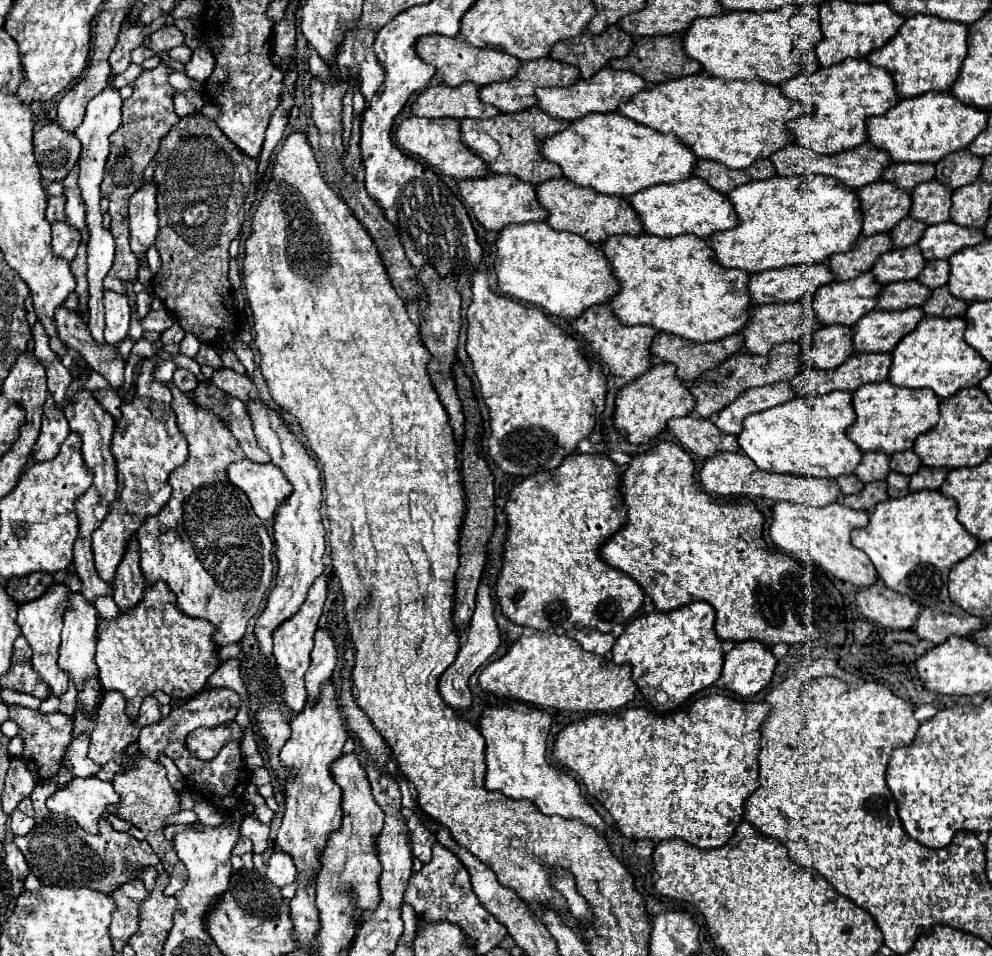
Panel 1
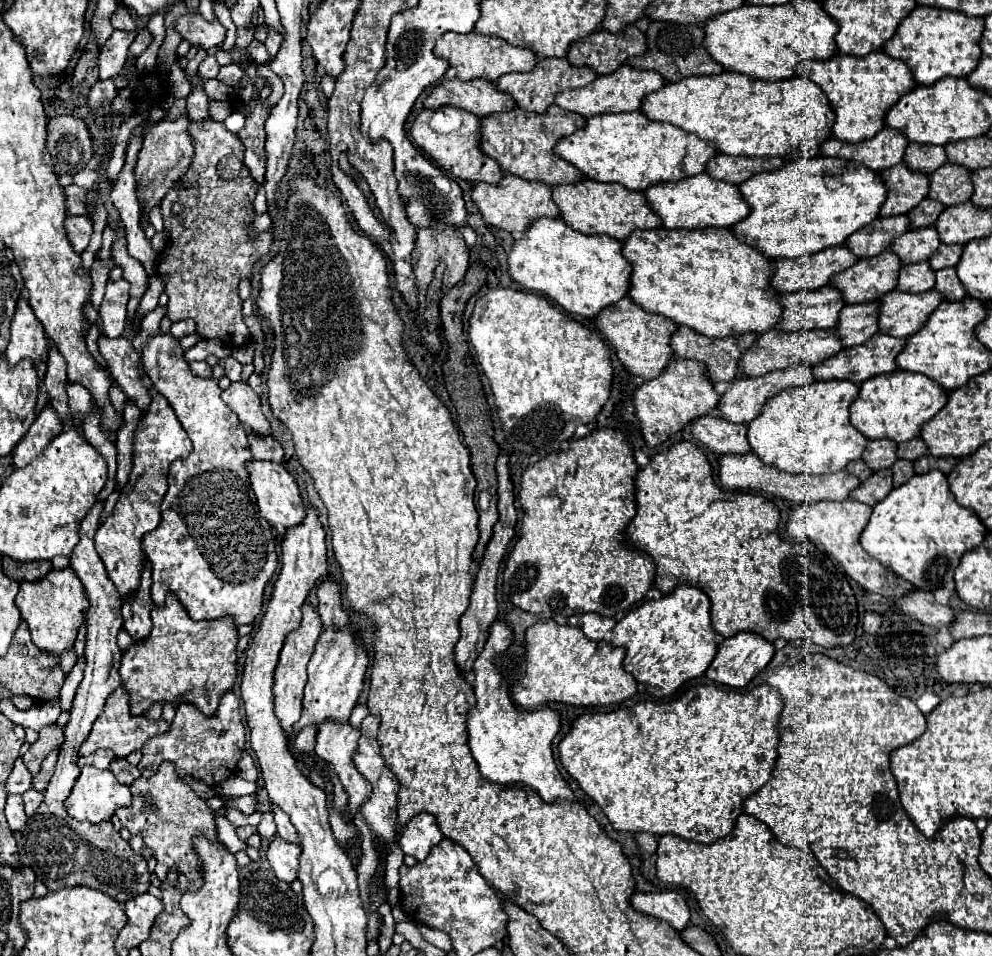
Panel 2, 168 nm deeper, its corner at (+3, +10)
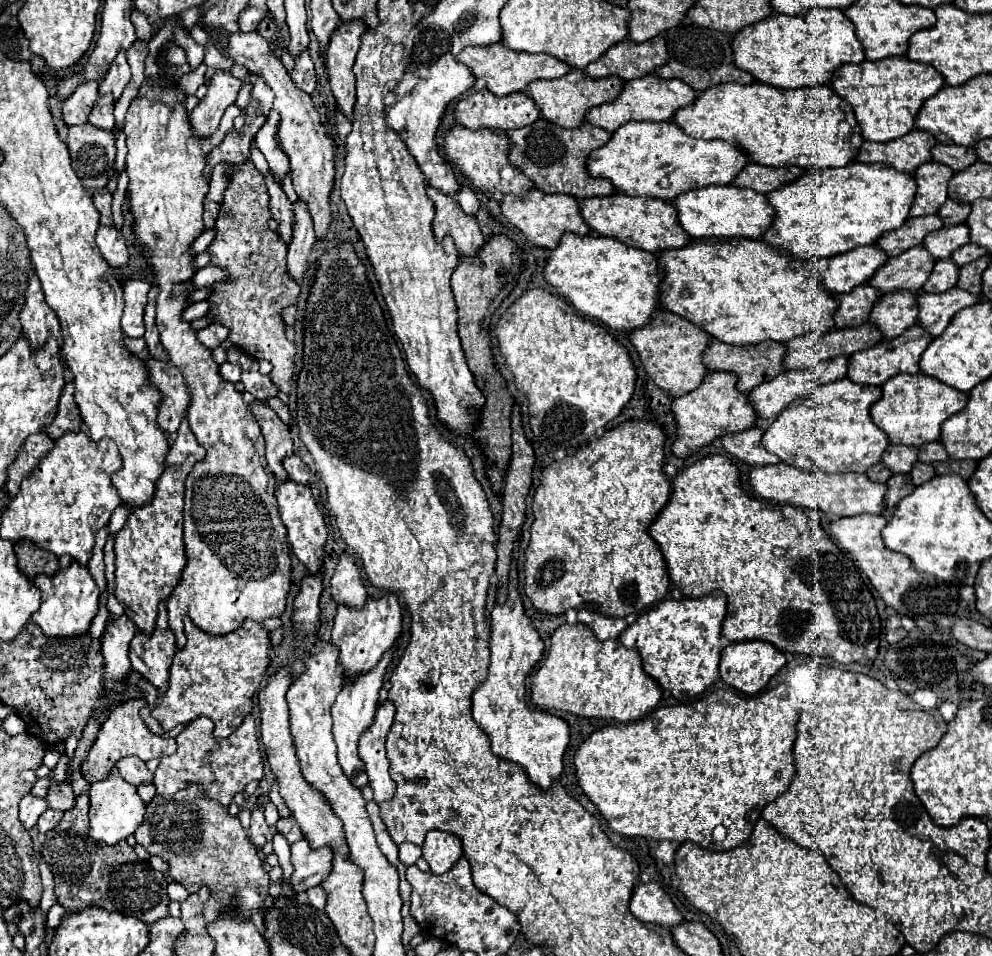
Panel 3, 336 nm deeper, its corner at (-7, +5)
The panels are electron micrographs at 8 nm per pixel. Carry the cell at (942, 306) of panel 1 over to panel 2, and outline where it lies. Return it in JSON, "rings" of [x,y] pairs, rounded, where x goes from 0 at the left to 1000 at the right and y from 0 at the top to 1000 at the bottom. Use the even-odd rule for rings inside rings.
{"rings":[[[962,278],[950,280],[950,282],[944,285],[944,303],[950,305],[952,312],[958,314],[958,316],[974,312],[974,303],[972,303],[970,295],[966,293],[966,287],[964,287]]]}

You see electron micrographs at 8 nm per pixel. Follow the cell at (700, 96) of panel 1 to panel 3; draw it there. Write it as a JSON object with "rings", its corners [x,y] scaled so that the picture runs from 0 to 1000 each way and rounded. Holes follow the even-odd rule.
{"rings":[[[726,87],[702,99],[702,108],[681,116],[677,124],[690,139],[706,145],[730,145],[754,160],[754,166],[772,175],[808,175],[808,177],[831,177],[851,175],[861,168],[863,158],[869,152],[869,139],[861,124],[857,110],[845,101],[835,89],[810,91],[810,93],[782,93],[770,87],[742,89]]]}

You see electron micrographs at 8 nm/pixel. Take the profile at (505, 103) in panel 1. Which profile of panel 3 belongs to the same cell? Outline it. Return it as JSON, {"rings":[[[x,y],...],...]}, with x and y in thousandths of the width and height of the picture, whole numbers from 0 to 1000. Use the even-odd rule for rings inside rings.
{"rings":[[[577,72],[575,76],[571,76],[569,81],[563,81],[560,85],[536,85],[530,91],[530,97],[538,104],[542,116],[546,118],[548,124],[569,133],[569,135],[579,135],[585,131],[585,127],[589,127],[589,118],[599,112],[599,110],[607,110],[611,106],[617,106],[623,101],[623,97],[627,95],[627,83],[623,83],[621,78],[617,81],[609,81],[609,83],[597,83],[593,78],[589,78],[583,72]]]}

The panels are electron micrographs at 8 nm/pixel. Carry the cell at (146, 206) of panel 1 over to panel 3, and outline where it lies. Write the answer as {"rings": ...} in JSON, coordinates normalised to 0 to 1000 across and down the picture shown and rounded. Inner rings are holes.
{"rings":[[[226,74],[216,76],[208,101],[190,120],[194,139],[198,143],[208,145],[210,141],[214,141],[218,137],[218,133],[226,120],[226,114],[238,106],[242,91],[244,91],[242,83],[238,83]]]}

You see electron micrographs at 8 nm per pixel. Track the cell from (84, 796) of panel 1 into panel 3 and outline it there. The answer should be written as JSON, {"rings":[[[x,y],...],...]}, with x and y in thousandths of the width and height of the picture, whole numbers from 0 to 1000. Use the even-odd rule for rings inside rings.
{"rings":[[[113,803],[110,808],[109,815],[103,815],[101,819],[93,819],[91,823],[91,869],[89,873],[93,878],[99,878],[103,882],[115,884],[121,878],[127,878],[137,869],[137,865],[145,859],[145,838],[139,834],[137,823],[127,819],[119,806]]]}

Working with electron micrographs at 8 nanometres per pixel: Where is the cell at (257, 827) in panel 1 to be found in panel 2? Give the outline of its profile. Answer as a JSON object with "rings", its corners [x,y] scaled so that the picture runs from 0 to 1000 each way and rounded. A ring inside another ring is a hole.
{"rings":[[[272,849],[264,851],[264,860],[260,862],[260,872],[264,877],[274,877],[278,872],[278,862],[276,862],[276,856]]]}

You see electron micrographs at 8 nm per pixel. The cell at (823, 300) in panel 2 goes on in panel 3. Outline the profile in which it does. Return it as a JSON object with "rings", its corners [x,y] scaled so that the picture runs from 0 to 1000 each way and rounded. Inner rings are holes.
{"rings":[[[867,298],[861,300],[857,306],[847,306],[843,309],[845,323],[841,325],[841,342],[851,344],[851,342],[863,342],[875,336],[875,323],[885,315],[887,306],[877,300],[877,298]]]}

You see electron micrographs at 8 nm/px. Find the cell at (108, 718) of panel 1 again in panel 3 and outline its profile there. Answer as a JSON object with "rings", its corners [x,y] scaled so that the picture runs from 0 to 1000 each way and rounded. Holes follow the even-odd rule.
{"rings":[[[129,731],[125,733],[125,737],[119,737],[117,744],[113,744],[109,748],[109,752],[105,754],[99,773],[95,777],[95,781],[91,783],[89,792],[83,796],[83,811],[89,819],[101,817],[109,811],[109,806],[113,804],[113,800],[127,792],[127,790],[139,790],[143,796],[151,796],[155,792],[165,792],[165,790],[173,790],[177,786],[177,775],[175,773],[163,773],[159,769],[155,769],[145,754],[141,752],[141,742],[145,740],[145,731]]]}

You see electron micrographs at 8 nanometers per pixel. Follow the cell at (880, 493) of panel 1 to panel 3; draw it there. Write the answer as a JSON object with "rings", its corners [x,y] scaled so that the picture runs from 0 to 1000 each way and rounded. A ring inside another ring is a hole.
{"rings":[[[905,495],[905,497],[899,497],[895,501],[893,509],[895,509],[895,514],[891,518],[891,539],[897,539],[903,532],[905,524],[911,522],[913,518],[917,518],[921,514],[921,507],[919,507],[917,497]]]}

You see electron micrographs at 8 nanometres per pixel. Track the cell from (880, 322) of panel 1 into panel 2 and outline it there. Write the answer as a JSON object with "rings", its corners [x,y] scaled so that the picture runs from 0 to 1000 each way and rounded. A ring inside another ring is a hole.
{"rings":[[[899,303],[887,314],[887,347],[905,354],[923,349],[950,314],[952,310],[946,303],[935,303],[929,308]]]}

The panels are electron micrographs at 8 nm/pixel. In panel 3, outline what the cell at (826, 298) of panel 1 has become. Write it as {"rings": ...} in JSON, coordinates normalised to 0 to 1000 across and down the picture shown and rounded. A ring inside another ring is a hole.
{"rings":[[[919,258],[911,263],[905,269],[897,269],[891,279],[887,279],[875,298],[885,302],[887,306],[899,306],[899,304],[919,304],[925,306],[929,298],[933,296],[940,279],[942,269],[929,258]]]}

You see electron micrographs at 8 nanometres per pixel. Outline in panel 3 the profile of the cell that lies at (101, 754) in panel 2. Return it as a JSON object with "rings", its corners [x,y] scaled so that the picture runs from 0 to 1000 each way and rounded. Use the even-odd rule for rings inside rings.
{"rings":[[[125,792],[121,796],[117,796],[115,802],[125,817],[133,819],[133,821],[141,821],[141,819],[151,819],[153,817],[153,809],[147,804],[143,794],[137,792]]]}

